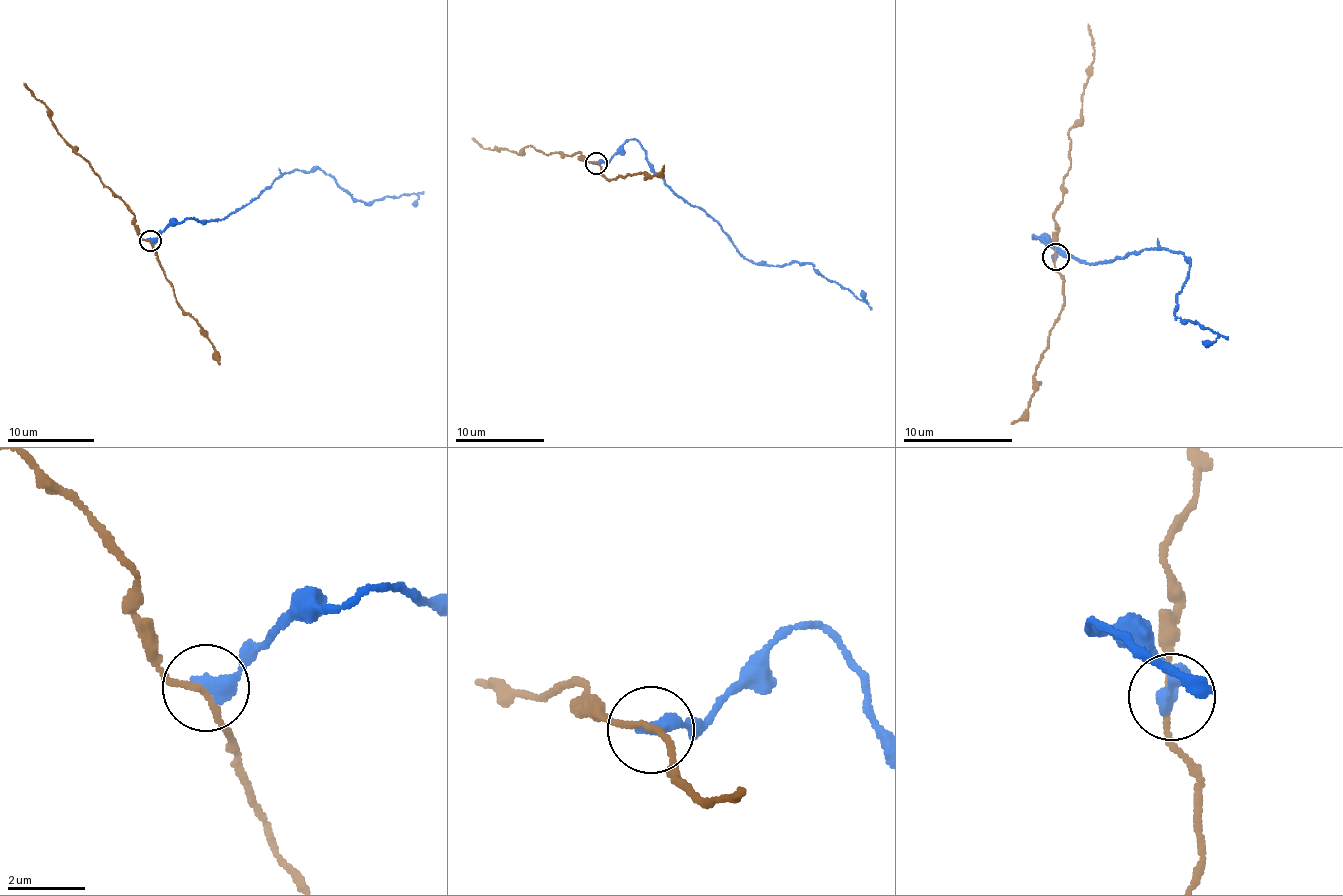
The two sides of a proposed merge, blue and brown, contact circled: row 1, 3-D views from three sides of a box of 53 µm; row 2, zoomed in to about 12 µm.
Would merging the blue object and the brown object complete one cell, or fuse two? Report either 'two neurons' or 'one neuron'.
two neurons

